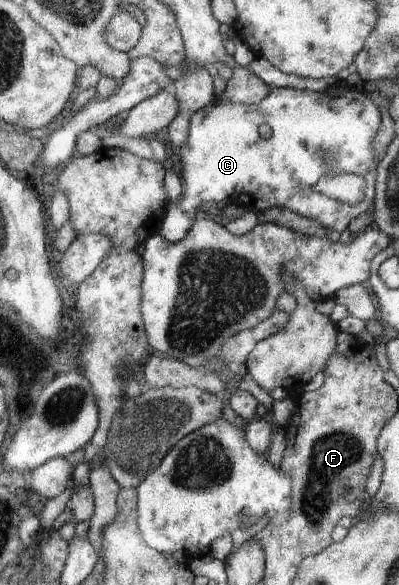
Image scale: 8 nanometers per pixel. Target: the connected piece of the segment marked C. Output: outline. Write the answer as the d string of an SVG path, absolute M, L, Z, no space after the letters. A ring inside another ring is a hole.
M338 84L326 88L322 92L269 87L267 96L251 105L231 101L211 102L191 115L189 126L187 126L187 140L181 148L177 148L177 150L171 148L169 152L165 152L163 144L156 141L155 138L148 139L144 136L125 138L105 125L97 128L95 132L103 149L127 150L139 158L155 160L161 164L169 162L174 154L177 156L179 164L176 167L181 172L182 194L174 205L166 207L157 233L167 242L179 242L179 240L183 240L183 236L187 234L187 230L195 220L195 208L201 202L239 205L247 211L257 213L275 206L283 210L290 210L303 218L309 218L329 232L335 231L341 234L351 220L363 212L370 213L371 211L375 166L378 163L373 160L371 142L379 130L379 125L379 110L371 99L363 94L363 90ZM261 124L271 128L271 136L267 140L261 139L257 133ZM338 174L354 174L363 180L365 188L361 202L357 202L355 206L349 206L349 204L337 202L337 200L316 192L315 186L322 176Z

